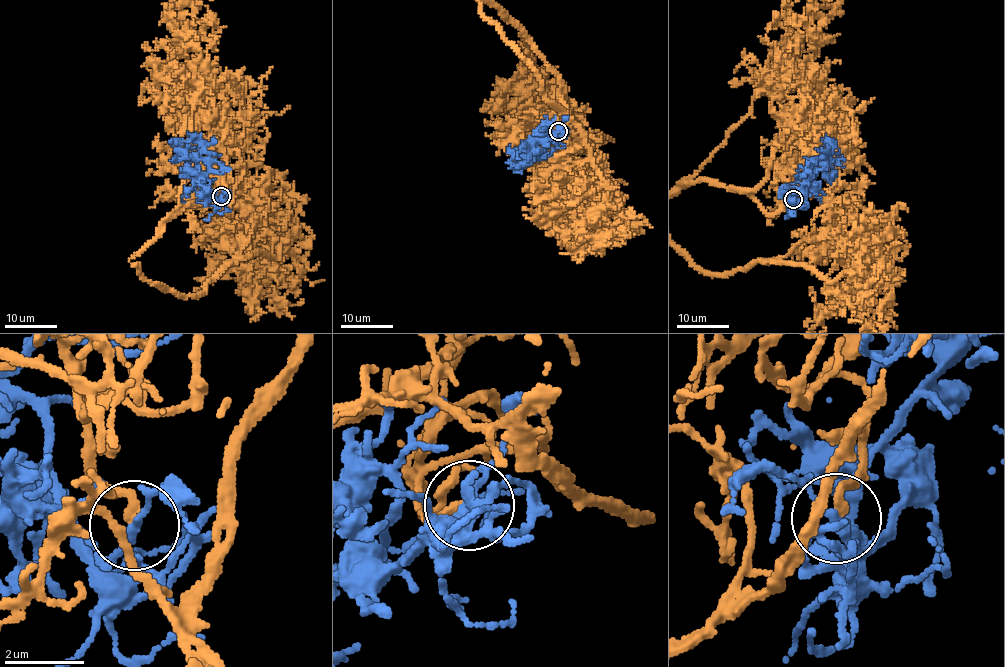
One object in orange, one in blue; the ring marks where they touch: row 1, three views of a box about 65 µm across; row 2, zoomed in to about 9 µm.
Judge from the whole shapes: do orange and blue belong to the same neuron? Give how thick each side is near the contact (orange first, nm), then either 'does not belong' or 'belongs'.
calibres 260 and 200 nm; belongs

